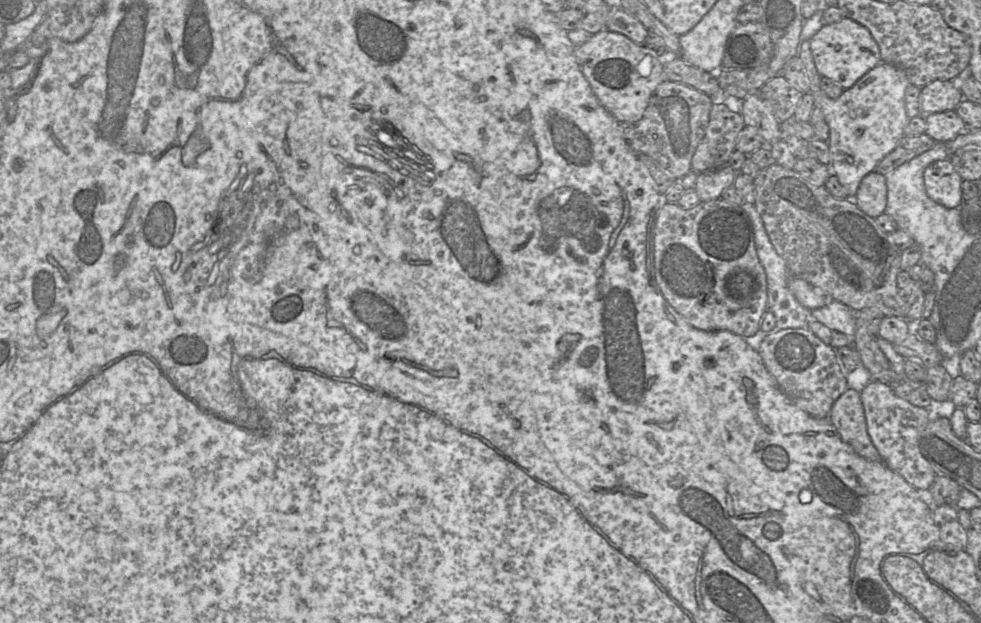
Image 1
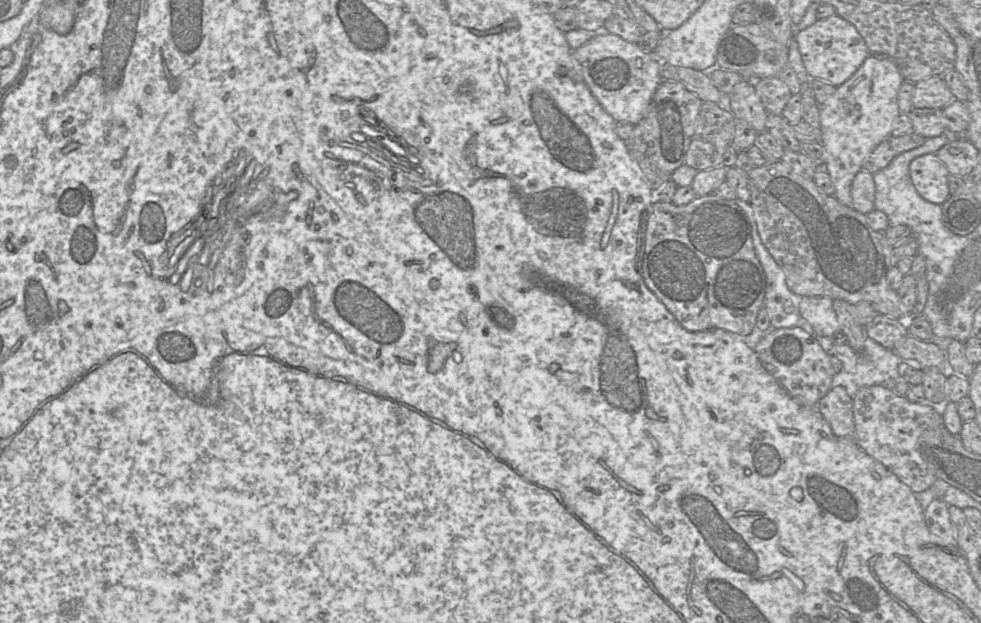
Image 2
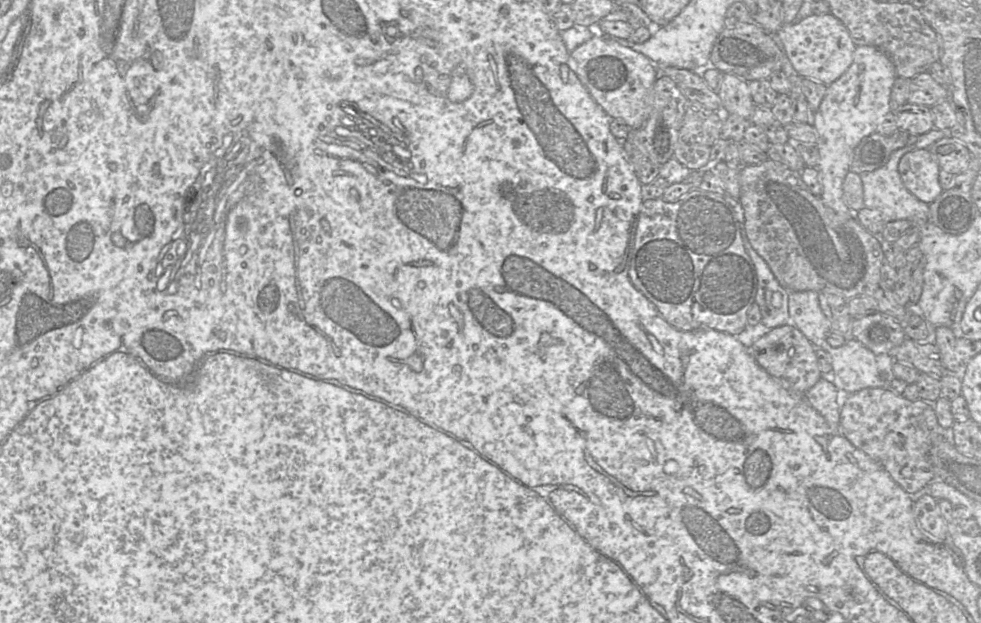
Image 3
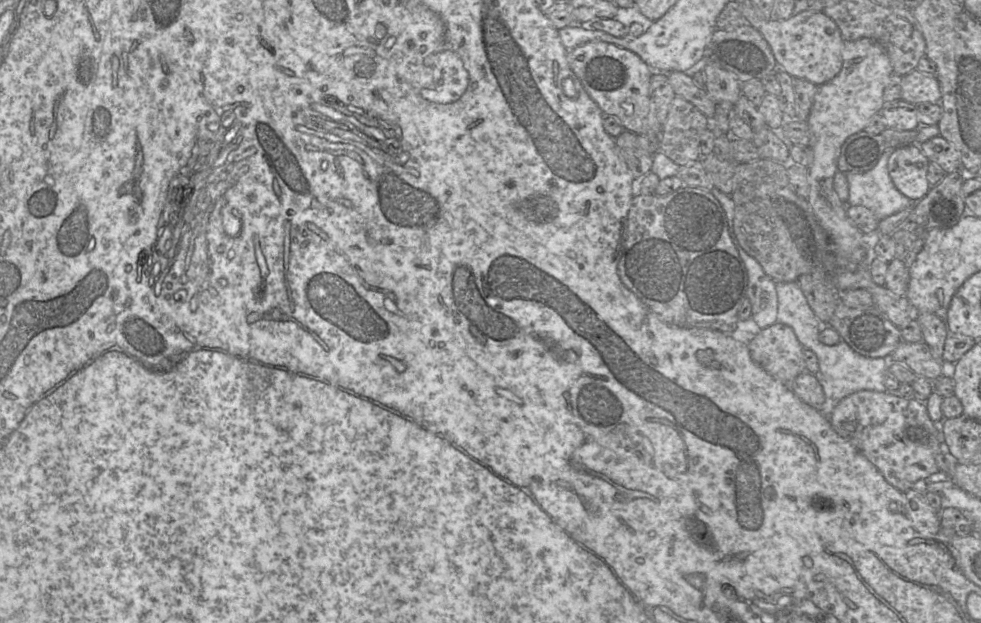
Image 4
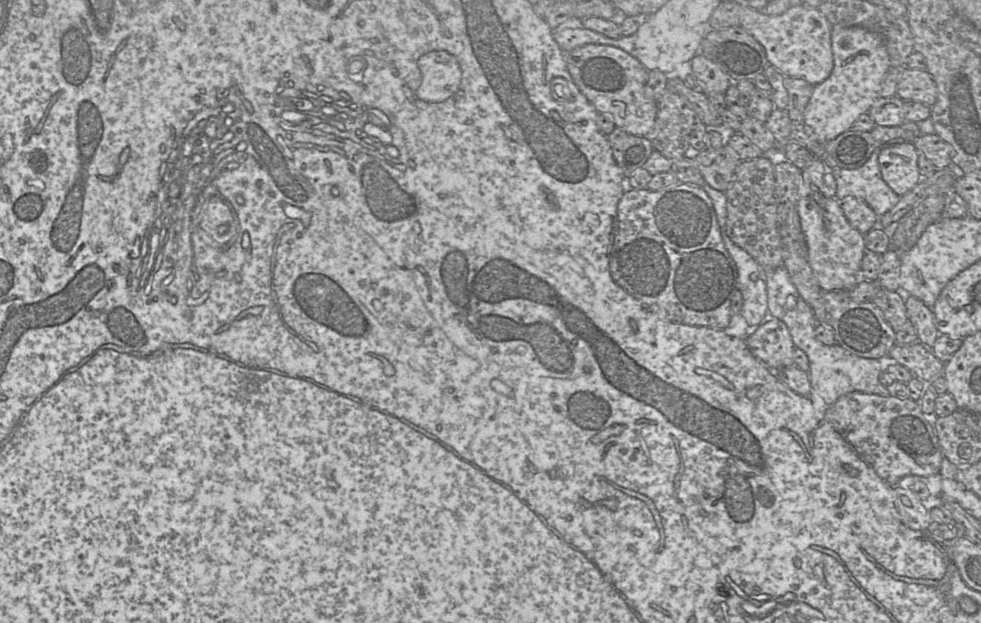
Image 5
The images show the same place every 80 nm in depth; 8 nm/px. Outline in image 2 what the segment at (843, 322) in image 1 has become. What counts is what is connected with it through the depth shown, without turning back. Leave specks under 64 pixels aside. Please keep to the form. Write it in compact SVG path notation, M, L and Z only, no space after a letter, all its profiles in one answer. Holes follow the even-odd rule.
M801 297L799 311L802 321L815 336L832 336L839 332L839 323L829 297Z

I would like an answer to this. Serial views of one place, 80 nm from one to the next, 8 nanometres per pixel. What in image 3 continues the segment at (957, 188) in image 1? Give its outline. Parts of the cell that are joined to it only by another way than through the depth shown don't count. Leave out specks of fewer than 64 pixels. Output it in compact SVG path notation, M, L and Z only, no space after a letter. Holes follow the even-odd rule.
M928 149L904 154L898 172L905 188L920 201L932 203L943 191L939 183L940 167Z

